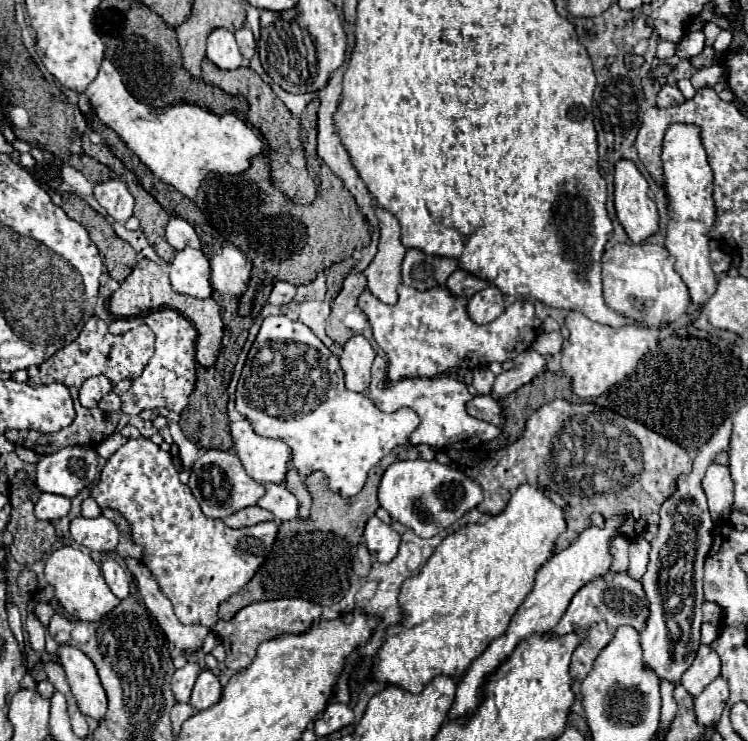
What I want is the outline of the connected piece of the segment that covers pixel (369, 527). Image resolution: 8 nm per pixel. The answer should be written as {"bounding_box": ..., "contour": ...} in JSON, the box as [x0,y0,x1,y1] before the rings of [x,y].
{"bounding_box":[363,517,401,563],"contour":[[[371,517],[367,521],[363,537],[365,537],[365,545],[367,545],[373,561],[389,563],[399,551],[401,535],[391,525],[385,525],[383,521],[379,521],[377,517]]]}

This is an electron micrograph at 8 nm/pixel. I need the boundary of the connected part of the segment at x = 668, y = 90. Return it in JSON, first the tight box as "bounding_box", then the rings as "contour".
{"bounding_box":[657,85,685,107],"contour":[[[663,85],[659,95],[657,95],[657,105],[659,107],[673,107],[673,105],[681,105],[685,101],[685,97],[681,95],[681,91],[677,87],[671,85]]]}

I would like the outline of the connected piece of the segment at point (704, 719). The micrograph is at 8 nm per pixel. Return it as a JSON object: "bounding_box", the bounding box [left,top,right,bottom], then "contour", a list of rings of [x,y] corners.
{"bounding_box":[695,677,729,725],"contour":[[[723,677],[713,679],[697,697],[695,697],[695,713],[701,725],[715,725],[719,715],[729,699],[729,685]]]}

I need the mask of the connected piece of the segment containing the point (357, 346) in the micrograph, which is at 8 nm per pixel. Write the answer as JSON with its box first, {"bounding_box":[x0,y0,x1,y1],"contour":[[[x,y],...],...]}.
{"bounding_box":[339,335,375,393],"contour":[[[355,335],[345,343],[339,361],[349,391],[357,391],[357,393],[369,391],[373,359],[375,359],[375,351],[363,335]]]}

